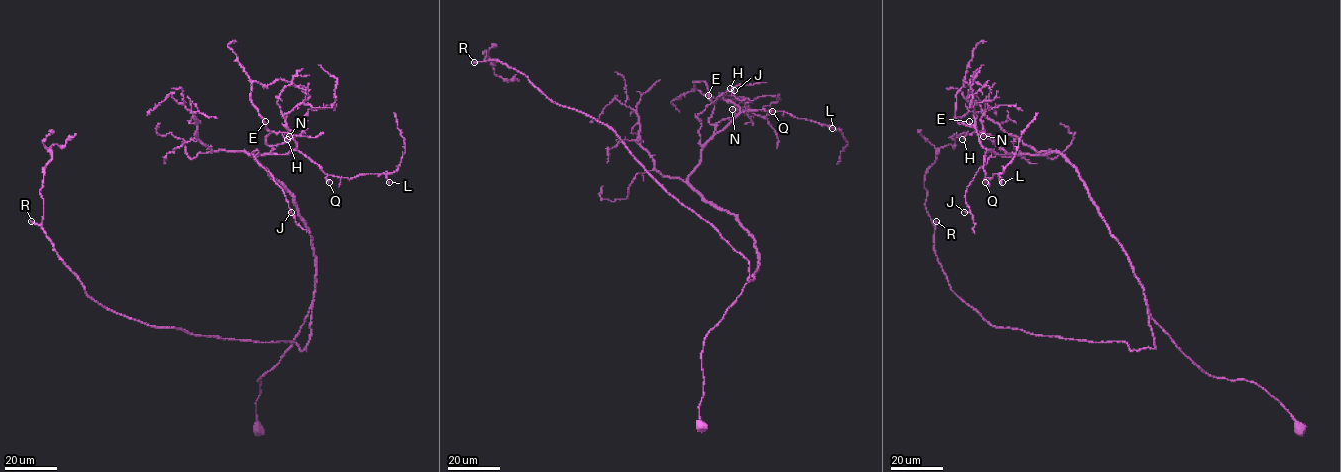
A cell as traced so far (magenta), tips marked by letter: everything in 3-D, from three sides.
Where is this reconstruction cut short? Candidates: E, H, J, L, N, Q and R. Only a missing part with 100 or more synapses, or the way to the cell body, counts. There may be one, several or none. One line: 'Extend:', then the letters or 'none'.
Extend: R

